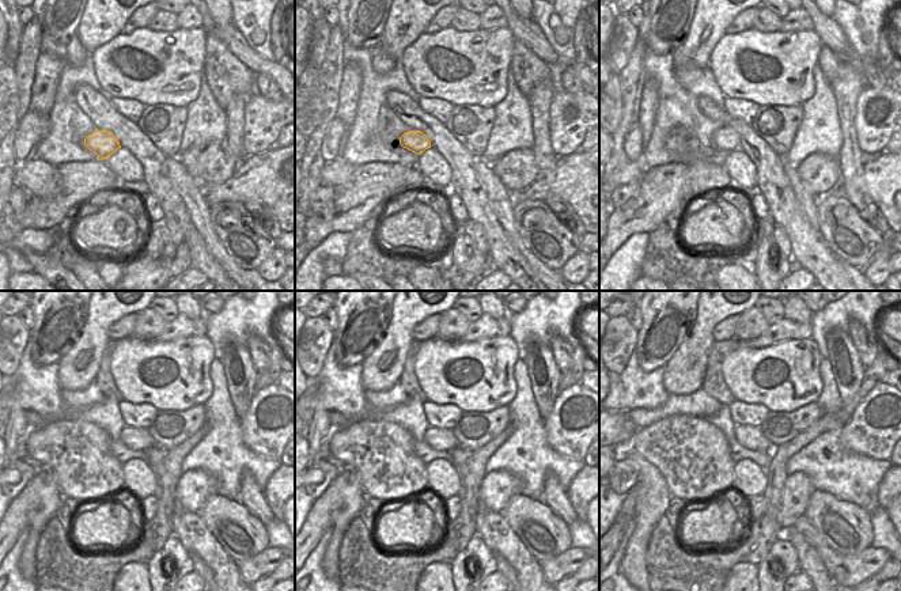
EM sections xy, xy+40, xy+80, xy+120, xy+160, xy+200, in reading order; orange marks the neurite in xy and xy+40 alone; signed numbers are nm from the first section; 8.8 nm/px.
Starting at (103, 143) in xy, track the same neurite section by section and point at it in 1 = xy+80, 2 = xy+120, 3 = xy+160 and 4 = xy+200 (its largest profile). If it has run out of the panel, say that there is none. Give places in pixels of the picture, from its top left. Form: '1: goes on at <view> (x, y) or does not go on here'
1: goes on at xy+80 (725, 139)
2: goes on at xy+120 (137, 439)
3: goes on at xy+160 (439, 439)
4: goes on at xy+200 (750, 438)

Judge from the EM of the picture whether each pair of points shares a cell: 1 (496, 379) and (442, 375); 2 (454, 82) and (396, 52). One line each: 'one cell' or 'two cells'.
1: one cell
2: two cells

